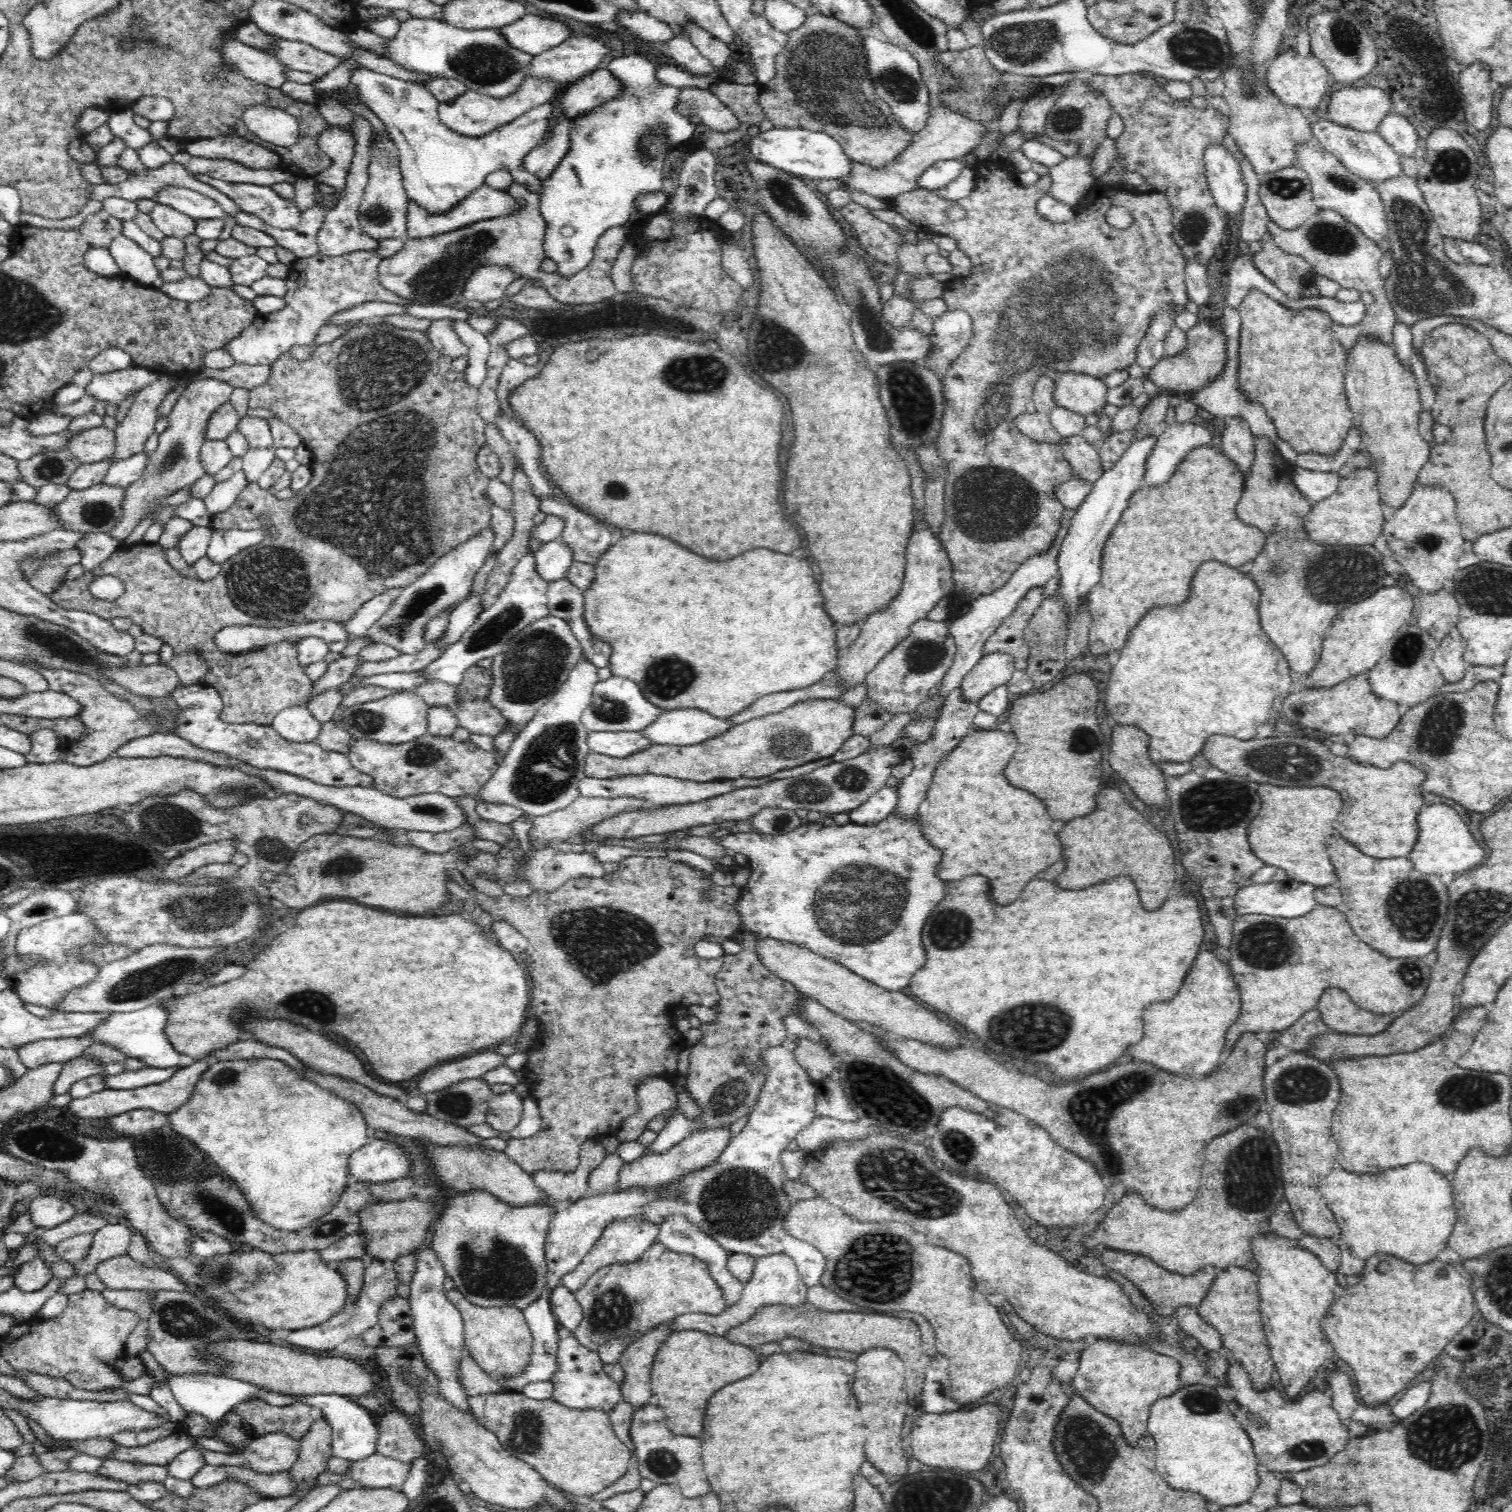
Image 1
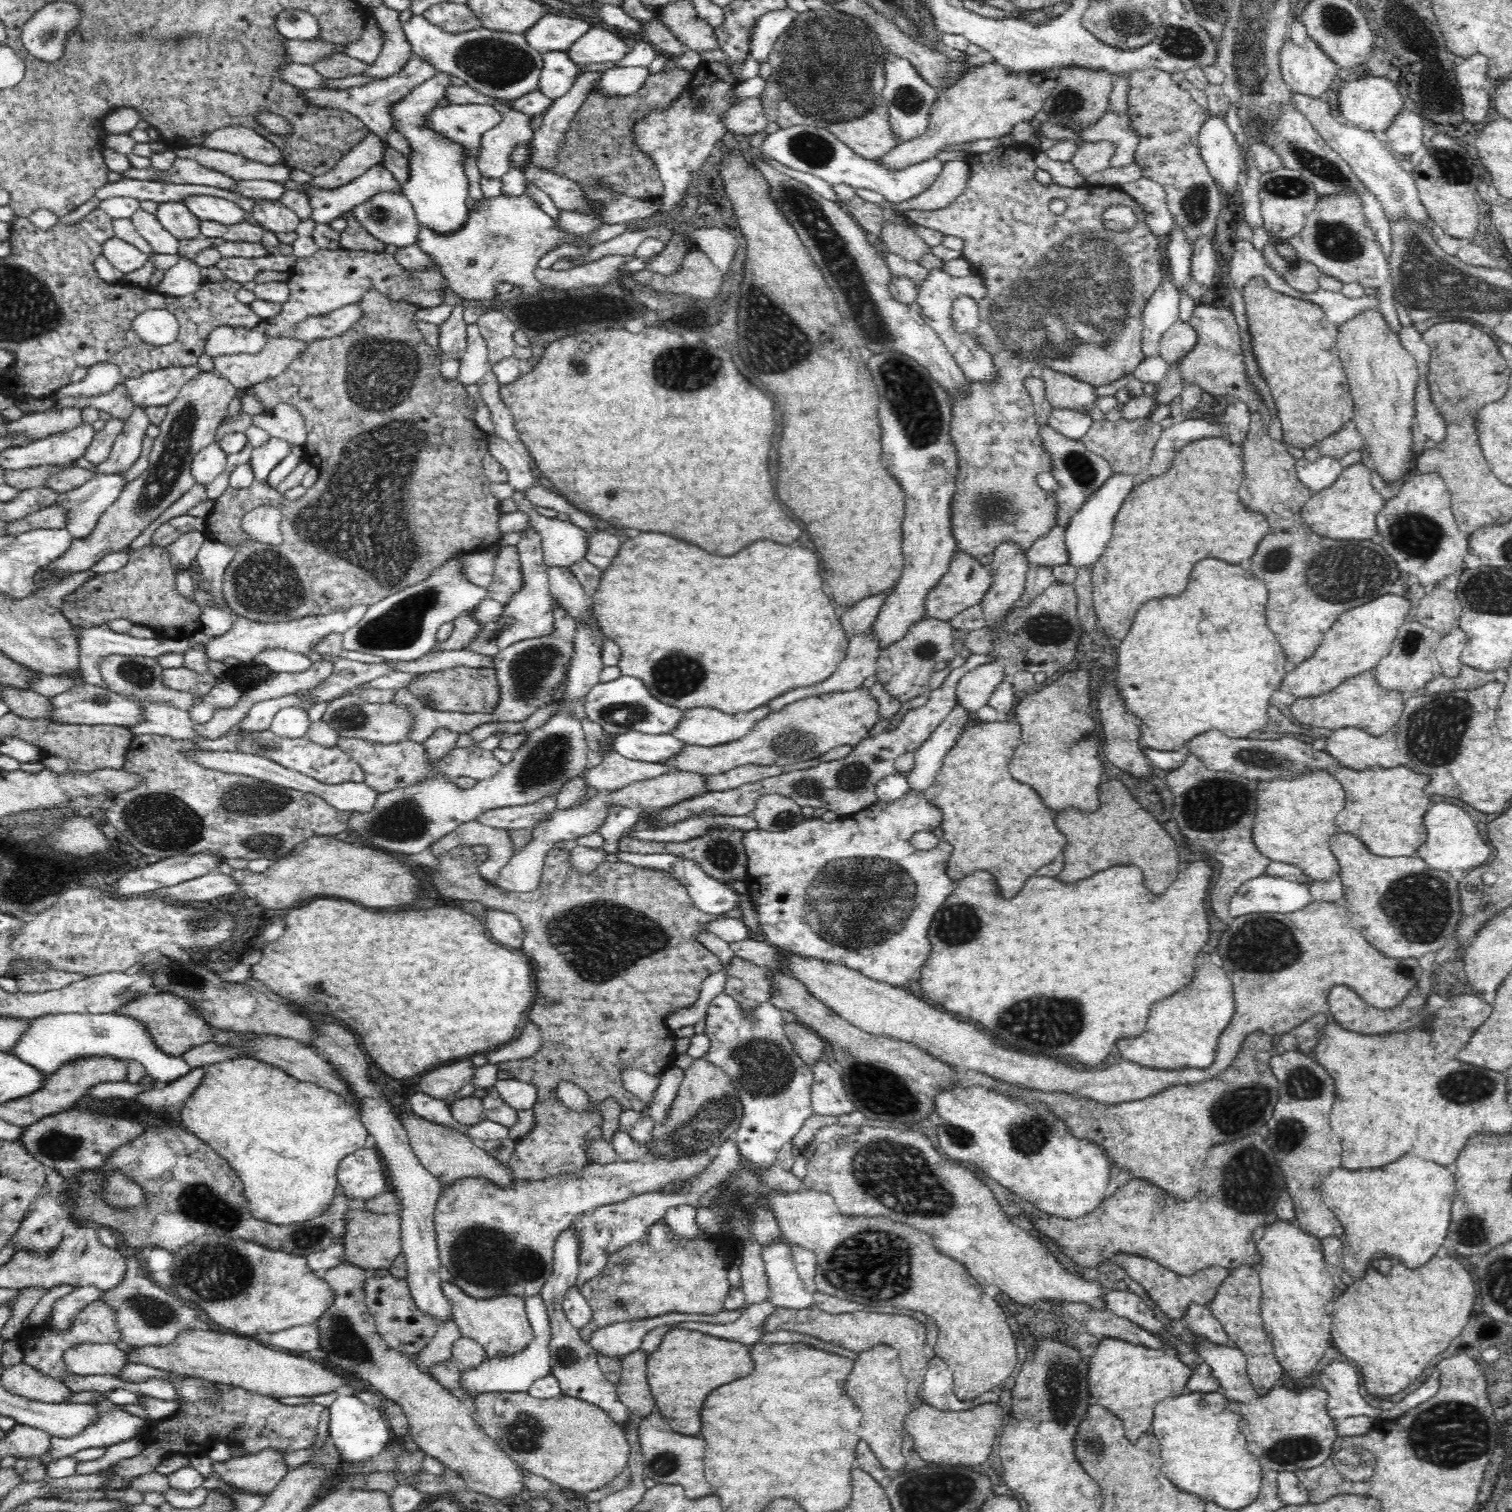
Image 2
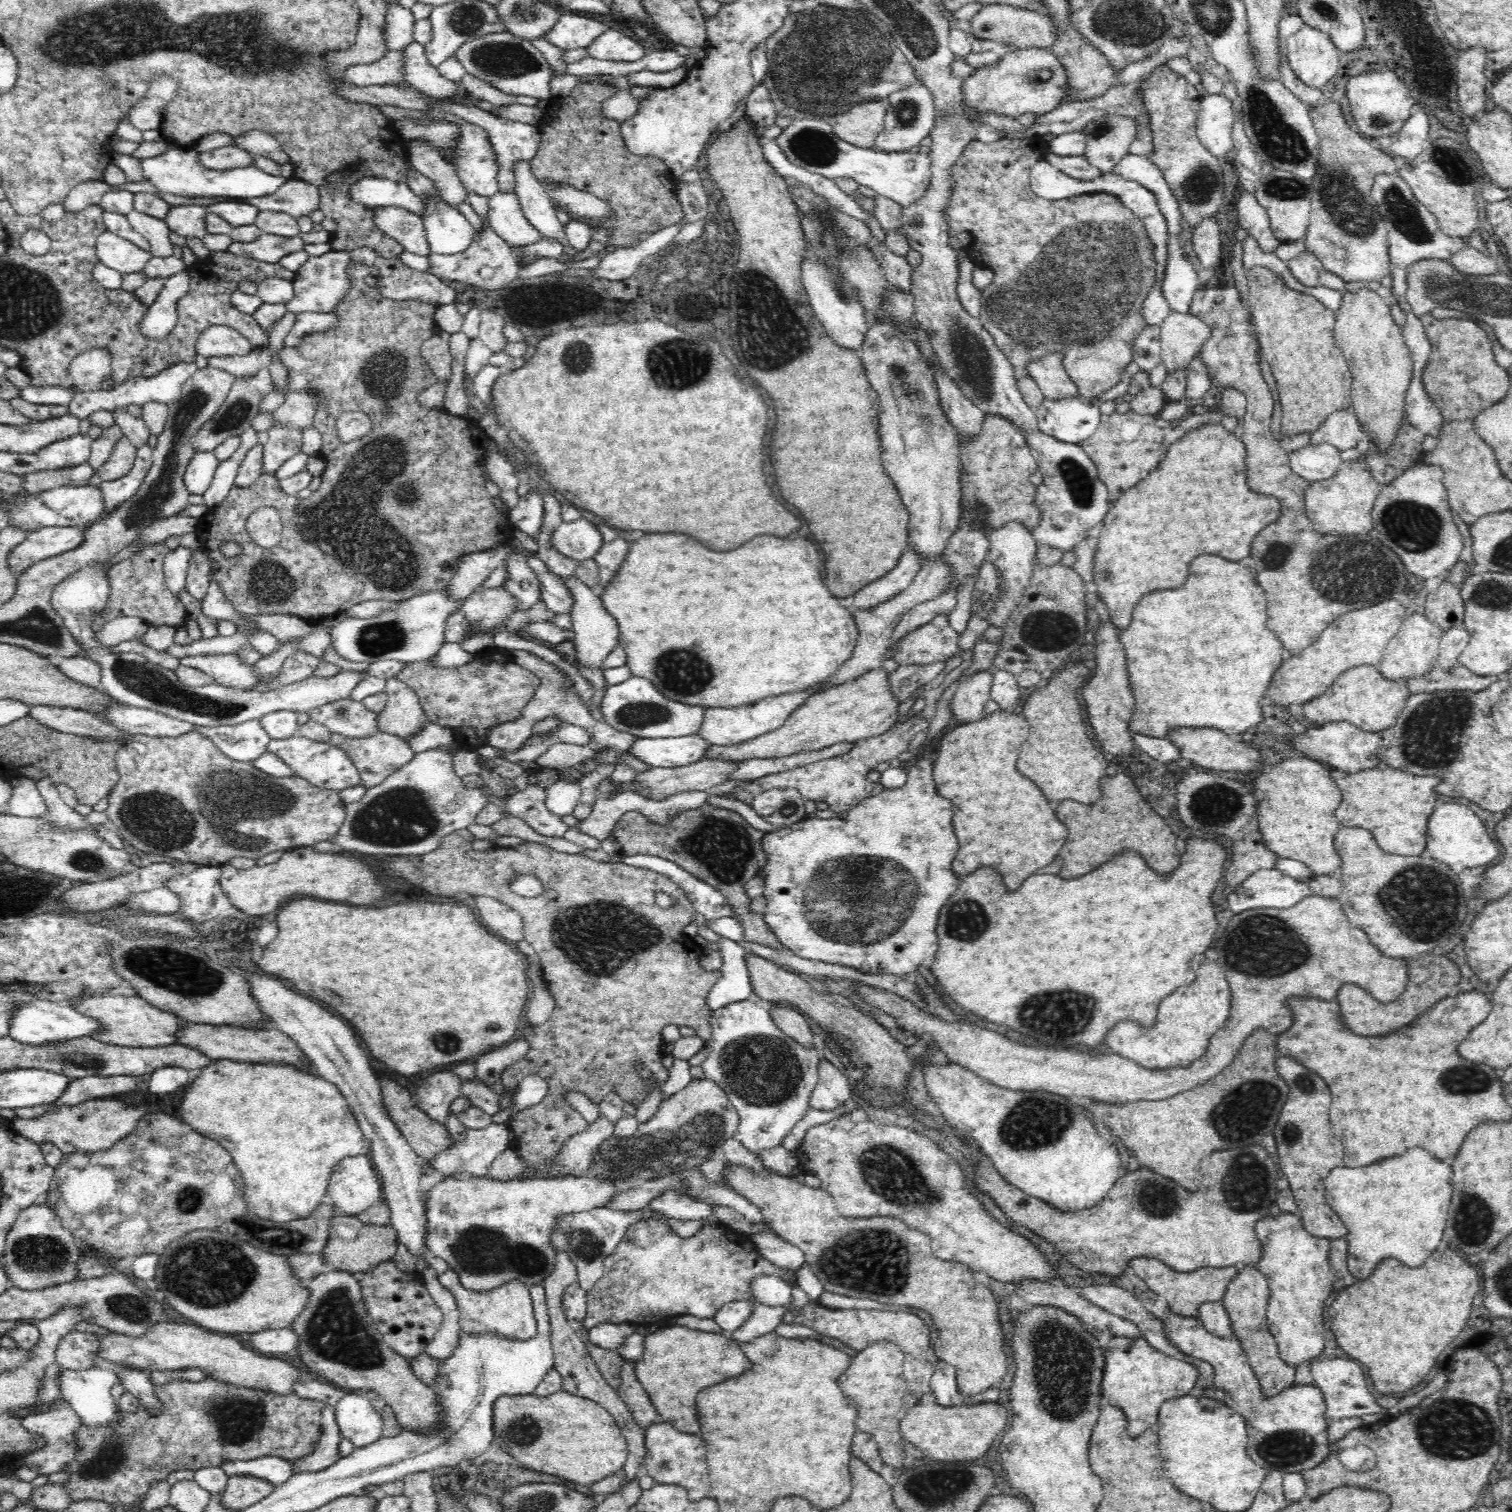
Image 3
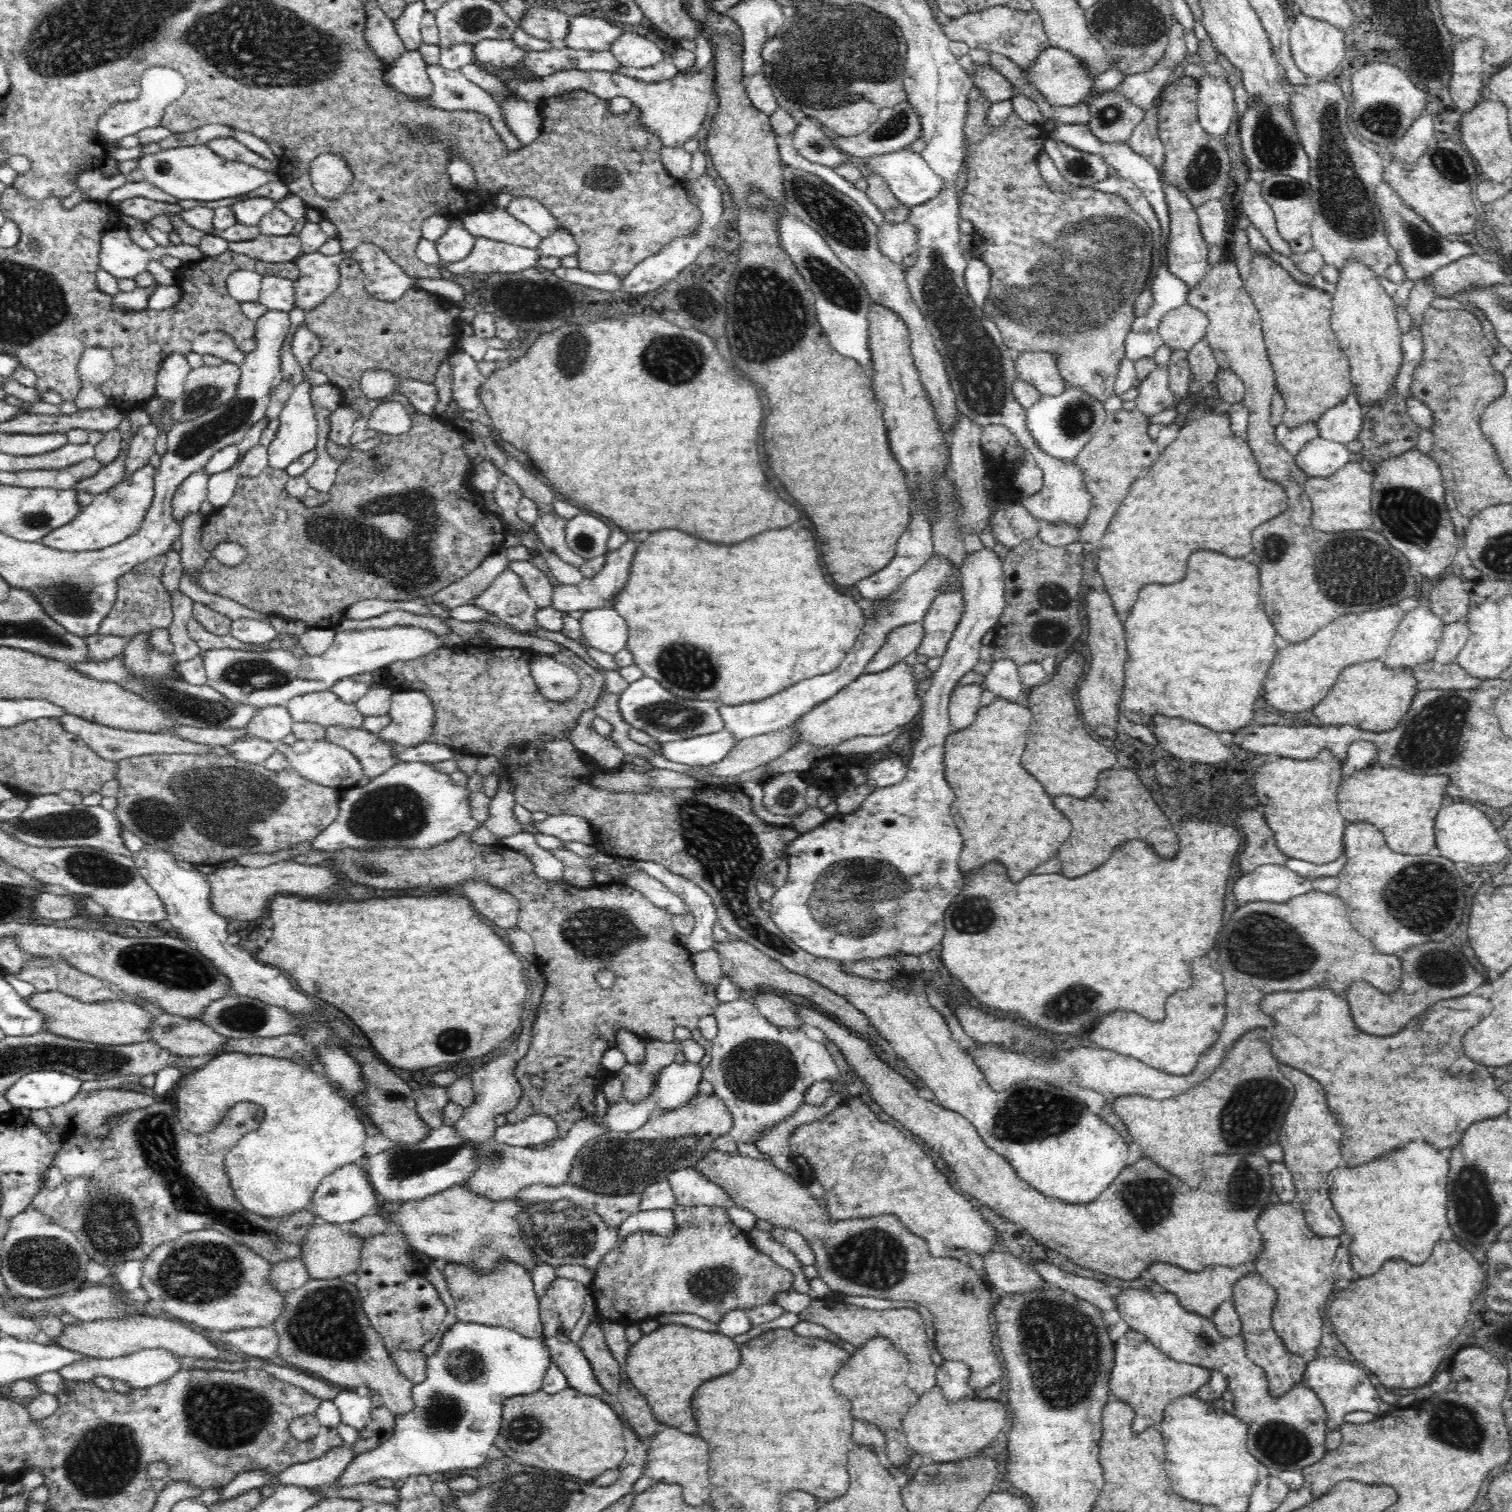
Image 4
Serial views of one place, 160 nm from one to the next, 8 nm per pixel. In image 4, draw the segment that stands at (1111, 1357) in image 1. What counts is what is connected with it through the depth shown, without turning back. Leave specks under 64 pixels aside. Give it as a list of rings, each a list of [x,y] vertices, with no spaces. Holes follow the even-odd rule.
[[[1134,1330],[1127,1331],[1115,1342],[1116,1360],[1110,1376],[1112,1398],[1132,1405],[1135,1412],[1133,1430],[1138,1434],[1162,1422],[1166,1405],[1175,1399],[1194,1395],[1210,1380],[1210,1372],[1202,1366],[1175,1362],[1158,1350],[1147,1336]]]

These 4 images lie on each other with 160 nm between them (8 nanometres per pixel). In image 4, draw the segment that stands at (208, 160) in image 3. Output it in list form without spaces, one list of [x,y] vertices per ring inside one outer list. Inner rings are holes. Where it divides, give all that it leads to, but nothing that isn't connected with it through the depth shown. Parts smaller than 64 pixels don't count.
[[[216,138],[216,140],[210,140],[208,146],[212,152],[228,160],[240,161],[266,171],[280,170],[280,158],[275,157],[274,160],[262,158],[235,138]]]

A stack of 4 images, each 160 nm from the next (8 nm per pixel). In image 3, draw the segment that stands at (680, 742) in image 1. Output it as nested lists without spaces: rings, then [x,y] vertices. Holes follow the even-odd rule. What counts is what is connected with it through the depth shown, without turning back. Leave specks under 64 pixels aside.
[[[823,682],[810,686],[805,690],[798,690],[788,694],[780,694],[762,698],[752,704],[738,706],[736,708],[712,708],[707,707],[703,712],[703,721],[698,732],[704,740],[707,740],[712,745],[726,745],[730,746],[762,736],[763,734],[772,732],[778,727],[781,727],[788,718],[788,715],[796,710],[802,702],[804,702],[810,695],[813,695],[816,689],[824,690],[830,686],[825,686]]]

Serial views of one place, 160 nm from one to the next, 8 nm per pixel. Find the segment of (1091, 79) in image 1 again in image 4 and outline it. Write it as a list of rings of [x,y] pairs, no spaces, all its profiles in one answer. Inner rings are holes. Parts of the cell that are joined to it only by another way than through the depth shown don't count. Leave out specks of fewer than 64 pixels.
[[[1182,76],[1176,86],[1168,86],[1161,92],[1158,132],[1164,145],[1163,174],[1165,180],[1187,194],[1193,207],[1200,208],[1208,200],[1220,200],[1228,186],[1230,156],[1220,136],[1208,134],[1198,120],[1198,80]]]

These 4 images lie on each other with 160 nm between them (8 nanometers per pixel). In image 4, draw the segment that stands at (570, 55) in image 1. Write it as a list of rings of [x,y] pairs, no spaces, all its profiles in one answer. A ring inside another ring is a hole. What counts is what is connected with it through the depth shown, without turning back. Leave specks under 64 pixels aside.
[[[632,32],[622,33],[609,49],[620,65],[633,68],[650,68],[664,60],[664,54],[655,43]]]

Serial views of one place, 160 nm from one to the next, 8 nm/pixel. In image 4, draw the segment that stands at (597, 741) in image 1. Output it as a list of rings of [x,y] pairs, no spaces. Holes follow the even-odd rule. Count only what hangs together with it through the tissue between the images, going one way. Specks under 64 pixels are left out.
[[[725,728],[712,734],[660,743],[660,755],[670,762],[708,766],[722,760],[738,742]]]

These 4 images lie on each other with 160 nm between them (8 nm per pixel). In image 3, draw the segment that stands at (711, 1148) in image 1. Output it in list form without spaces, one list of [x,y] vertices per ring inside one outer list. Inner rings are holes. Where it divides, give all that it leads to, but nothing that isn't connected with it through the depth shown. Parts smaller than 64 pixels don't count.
[[[574,1175],[565,1177],[532,1177],[531,1179],[512,1179],[507,1181],[500,1181],[500,1179],[492,1179],[488,1176],[484,1177],[450,1177],[444,1179],[435,1184],[426,1193],[426,1250],[430,1256],[438,1256],[448,1262],[448,1266],[454,1272],[459,1274],[460,1282],[464,1288],[473,1290],[474,1292],[482,1292],[482,1290],[492,1290],[492,1288],[498,1288],[510,1280],[519,1280],[529,1287],[532,1284],[543,1284],[543,1280],[548,1278],[552,1272],[554,1272],[557,1252],[554,1251],[554,1245],[552,1245],[552,1239],[550,1234],[554,1232],[554,1226],[558,1224],[558,1218],[564,1216],[564,1214],[572,1214],[574,1212],[582,1212],[584,1210],[592,1210],[592,1208],[600,1208],[606,1206],[616,1194],[622,1189],[627,1189],[628,1186],[622,1187],[616,1185],[614,1181],[610,1179],[604,1179],[604,1177],[598,1177],[598,1175],[582,1175],[576,1177]]]

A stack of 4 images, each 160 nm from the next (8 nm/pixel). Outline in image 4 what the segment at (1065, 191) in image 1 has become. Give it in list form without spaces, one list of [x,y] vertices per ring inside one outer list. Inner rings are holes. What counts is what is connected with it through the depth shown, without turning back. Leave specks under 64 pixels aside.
[[[1106,91],[1089,105],[1089,114],[1087,125],[1095,142],[1128,142],[1145,110],[1113,91]]]

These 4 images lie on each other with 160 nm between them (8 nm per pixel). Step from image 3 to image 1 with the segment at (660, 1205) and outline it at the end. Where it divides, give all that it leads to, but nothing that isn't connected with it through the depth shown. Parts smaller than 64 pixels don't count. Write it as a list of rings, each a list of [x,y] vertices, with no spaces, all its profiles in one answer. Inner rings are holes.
[[[670,1214],[662,1224],[658,1226],[657,1238],[667,1249],[684,1254],[691,1254],[707,1264],[708,1270],[715,1280],[715,1283],[721,1288],[723,1297],[727,1306],[732,1306],[740,1300],[745,1283],[740,1282],[727,1269],[727,1251],[722,1248],[711,1236],[702,1232],[697,1226],[694,1226],[685,1216],[681,1214]]]

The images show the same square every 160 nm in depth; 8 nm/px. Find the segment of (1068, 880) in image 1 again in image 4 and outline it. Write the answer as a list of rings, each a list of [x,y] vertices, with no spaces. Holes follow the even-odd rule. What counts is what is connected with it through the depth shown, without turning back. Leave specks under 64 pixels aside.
[[[1106,770],[1104,776],[1098,778],[1098,790],[1090,798],[1078,800],[1060,796],[1054,798],[1054,804],[1072,822],[1072,834],[1058,852],[1062,874],[1068,878],[1076,878],[1098,868],[1102,862],[1106,862],[1106,858],[1110,858],[1114,848],[1128,840],[1148,840],[1152,850],[1166,860],[1178,854],[1179,836],[1172,832],[1168,818],[1160,812],[1150,792],[1132,770]],[[1100,796],[1110,798],[1100,802]]]

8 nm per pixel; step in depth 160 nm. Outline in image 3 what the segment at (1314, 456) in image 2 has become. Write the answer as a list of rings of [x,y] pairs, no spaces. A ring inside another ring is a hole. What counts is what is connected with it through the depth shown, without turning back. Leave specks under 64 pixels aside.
[[[1352,407],[1328,416],[1320,429],[1309,435],[1309,444],[1324,442],[1339,451],[1354,448],[1358,442],[1369,439],[1366,432],[1362,431],[1362,425]]]

